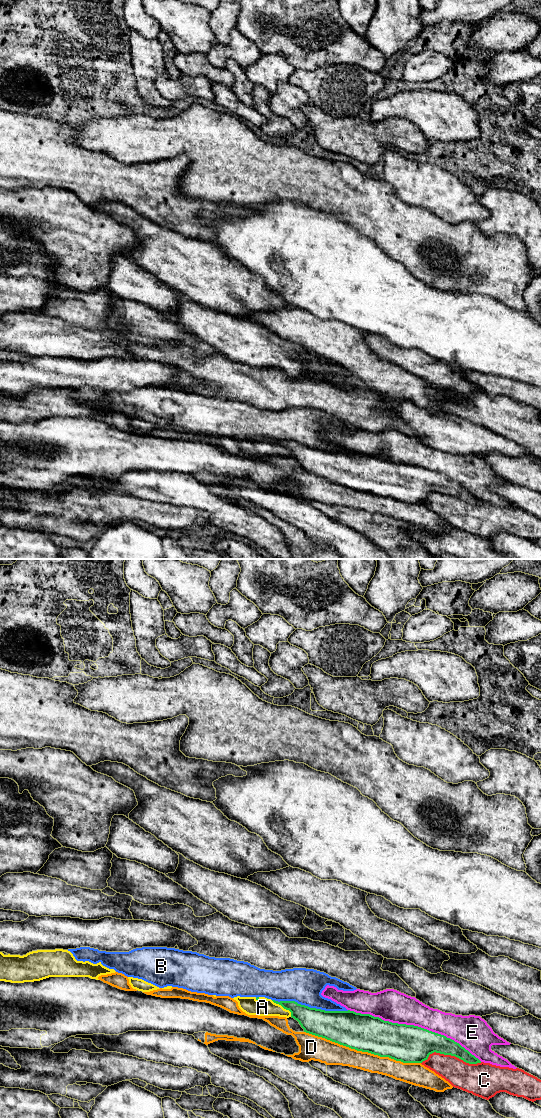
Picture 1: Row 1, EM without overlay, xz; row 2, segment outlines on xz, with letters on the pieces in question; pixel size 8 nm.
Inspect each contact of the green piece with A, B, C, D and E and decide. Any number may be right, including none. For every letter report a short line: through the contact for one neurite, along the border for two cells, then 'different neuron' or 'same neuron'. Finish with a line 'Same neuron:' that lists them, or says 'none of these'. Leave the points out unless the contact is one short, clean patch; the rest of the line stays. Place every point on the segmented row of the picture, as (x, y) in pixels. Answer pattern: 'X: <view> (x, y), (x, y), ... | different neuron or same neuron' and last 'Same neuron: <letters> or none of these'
A: xz (271, 1000), (287, 1009), (291, 1016) | different neuron
B: different neuron
C: different neuron
D: different neuron
E: different neuron
Same neuron: none of these

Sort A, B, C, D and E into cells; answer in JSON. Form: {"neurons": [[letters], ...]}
{"neurons": [["A"], ["B"], ["C"], ["D"], ["E"]]}

